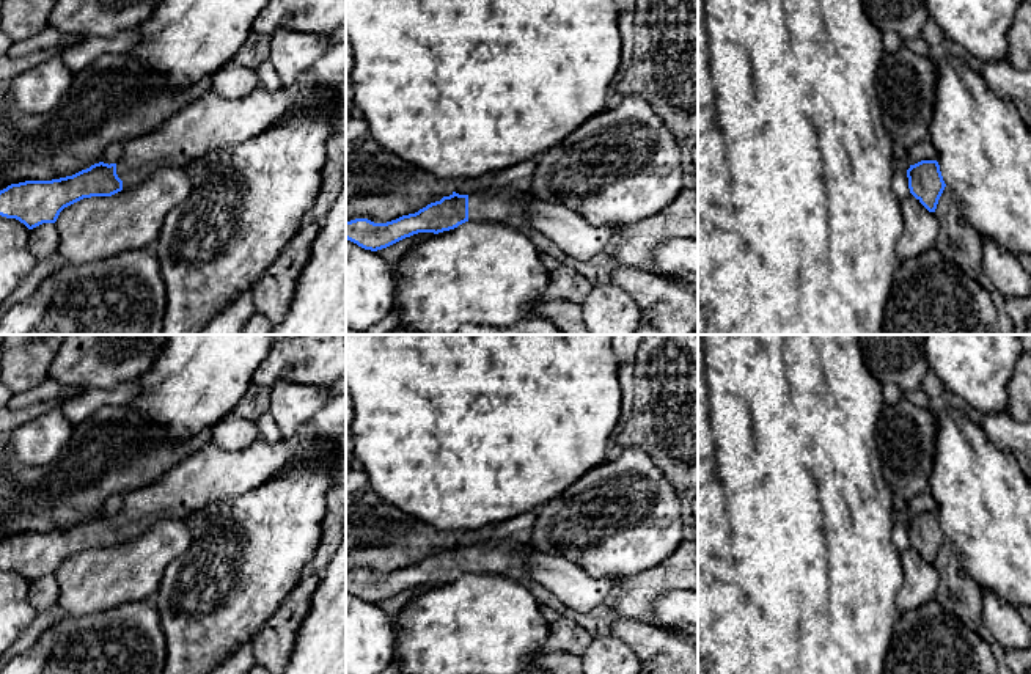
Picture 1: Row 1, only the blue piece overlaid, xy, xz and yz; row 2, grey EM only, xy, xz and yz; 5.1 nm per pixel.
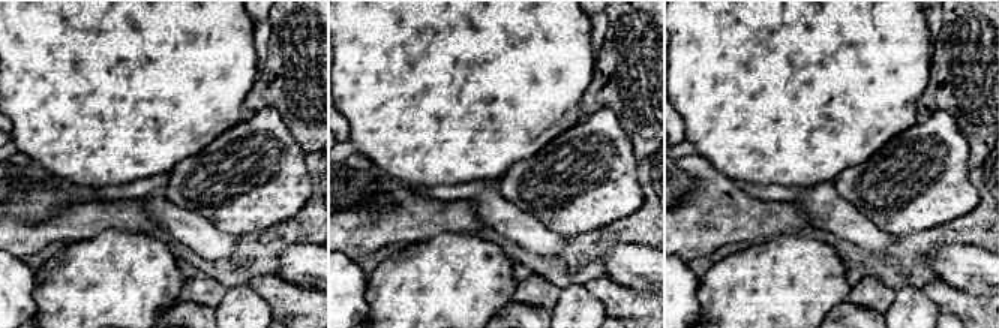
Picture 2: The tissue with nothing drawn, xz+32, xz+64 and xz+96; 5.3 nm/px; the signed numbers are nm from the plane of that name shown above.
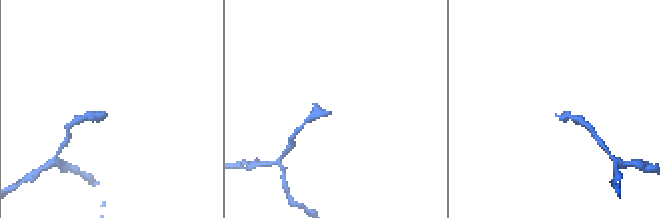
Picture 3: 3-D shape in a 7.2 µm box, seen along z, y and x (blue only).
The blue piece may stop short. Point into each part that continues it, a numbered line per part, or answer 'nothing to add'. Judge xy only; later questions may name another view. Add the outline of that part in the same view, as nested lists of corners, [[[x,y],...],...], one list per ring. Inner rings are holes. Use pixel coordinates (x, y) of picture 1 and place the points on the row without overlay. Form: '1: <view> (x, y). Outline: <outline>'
1: xy (214, 473). Outline: [[[311,421],[289,438],[277,443],[258,438],[242,451],[212,443],[156,482],[124,495],[116,526],[123,542],[135,539],[156,522],[184,520],[201,506],[239,496],[272,481],[295,462],[319,459],[324,452],[336,457],[335,485],[346,485],[346,434],[321,437]]]

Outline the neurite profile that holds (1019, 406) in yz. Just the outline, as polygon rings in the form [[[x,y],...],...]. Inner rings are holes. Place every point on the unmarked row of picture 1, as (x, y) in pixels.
[[[1022,350],[1007,385],[1006,412],[1020,423],[1031,421],[1031,352]]]

